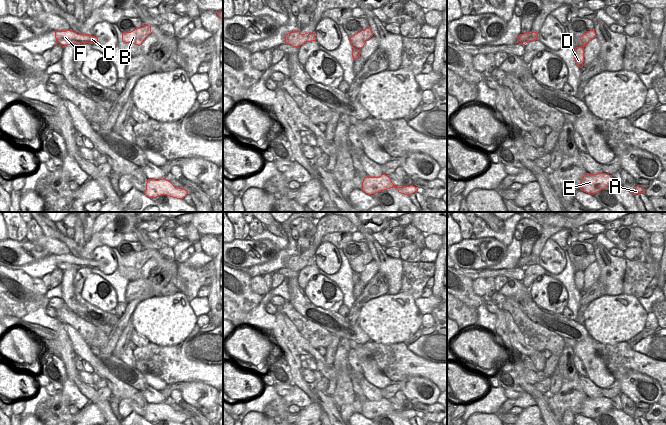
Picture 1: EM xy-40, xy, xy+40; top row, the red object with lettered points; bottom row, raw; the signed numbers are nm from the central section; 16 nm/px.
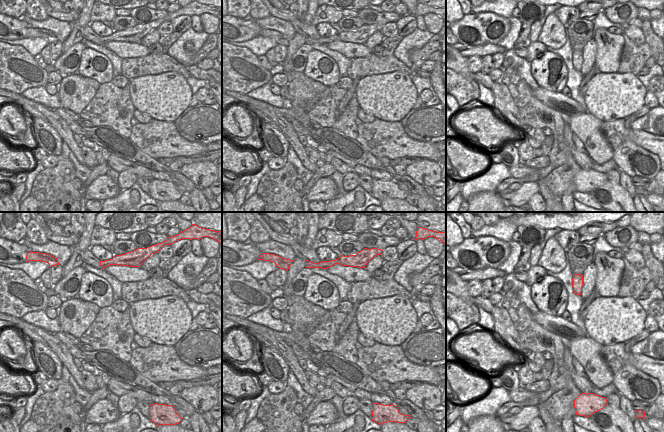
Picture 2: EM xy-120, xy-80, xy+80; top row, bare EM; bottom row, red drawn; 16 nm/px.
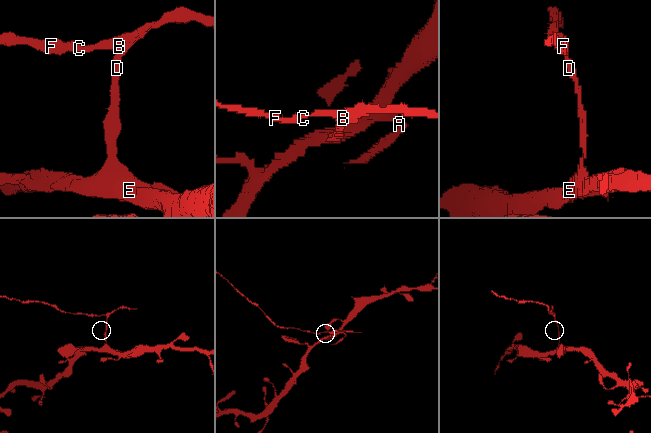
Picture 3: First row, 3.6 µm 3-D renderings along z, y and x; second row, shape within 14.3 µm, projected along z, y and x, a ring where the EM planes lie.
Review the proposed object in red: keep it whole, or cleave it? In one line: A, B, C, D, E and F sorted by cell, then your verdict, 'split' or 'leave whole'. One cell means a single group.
A D E / B C F | split

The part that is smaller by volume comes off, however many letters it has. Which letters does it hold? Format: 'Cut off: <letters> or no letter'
Cut off: B, C, F

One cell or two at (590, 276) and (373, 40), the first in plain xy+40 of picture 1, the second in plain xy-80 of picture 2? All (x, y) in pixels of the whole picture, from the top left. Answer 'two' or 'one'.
one

